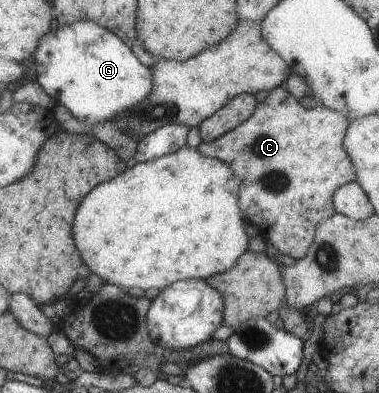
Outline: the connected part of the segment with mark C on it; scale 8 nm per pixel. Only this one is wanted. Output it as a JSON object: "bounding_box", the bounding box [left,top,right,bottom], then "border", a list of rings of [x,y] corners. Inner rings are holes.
{"bounding_box":[196,84,358,261],"border":[[[281,84],[269,92],[266,100],[258,102],[255,112],[247,120],[218,139],[200,143],[196,149],[204,156],[230,163],[241,180],[239,204],[245,220],[258,226],[260,235],[267,236],[281,254],[288,254],[298,261],[306,256],[313,244],[319,224],[336,213],[336,191],[358,178],[352,158],[343,144],[351,119],[321,104],[304,108],[297,99]]]}

